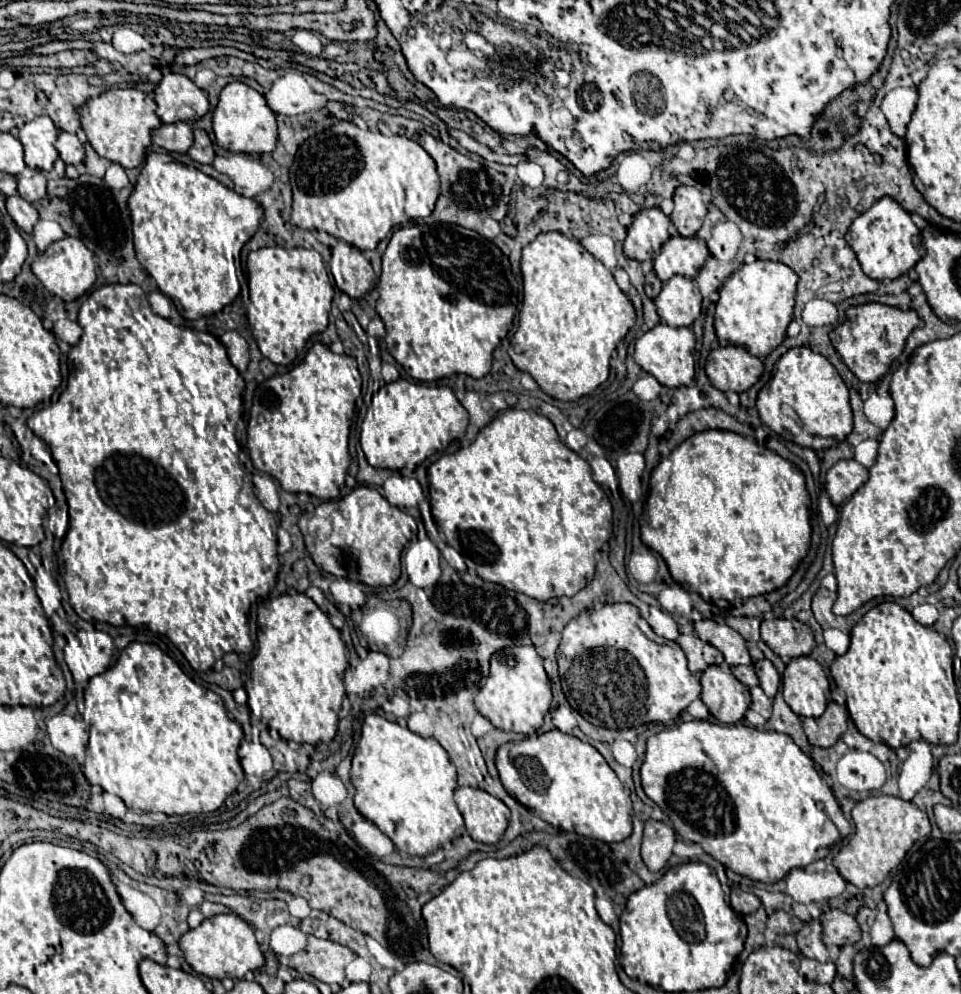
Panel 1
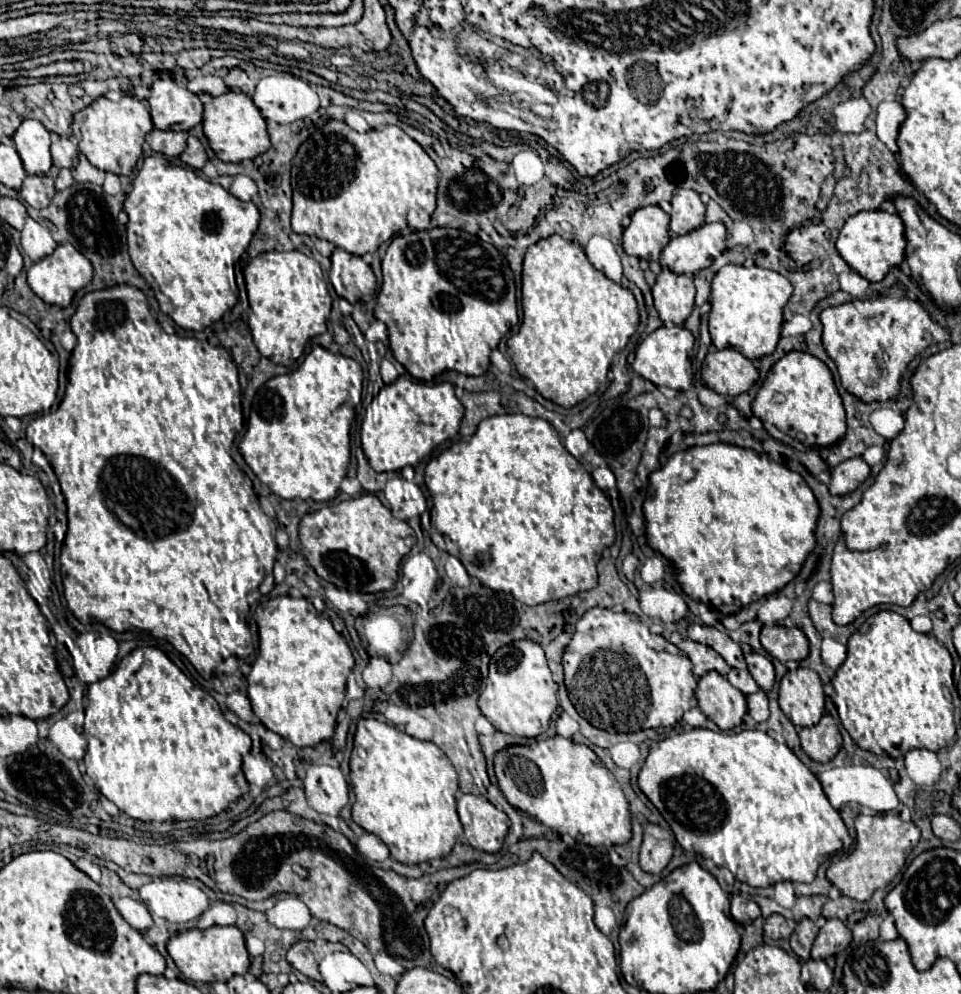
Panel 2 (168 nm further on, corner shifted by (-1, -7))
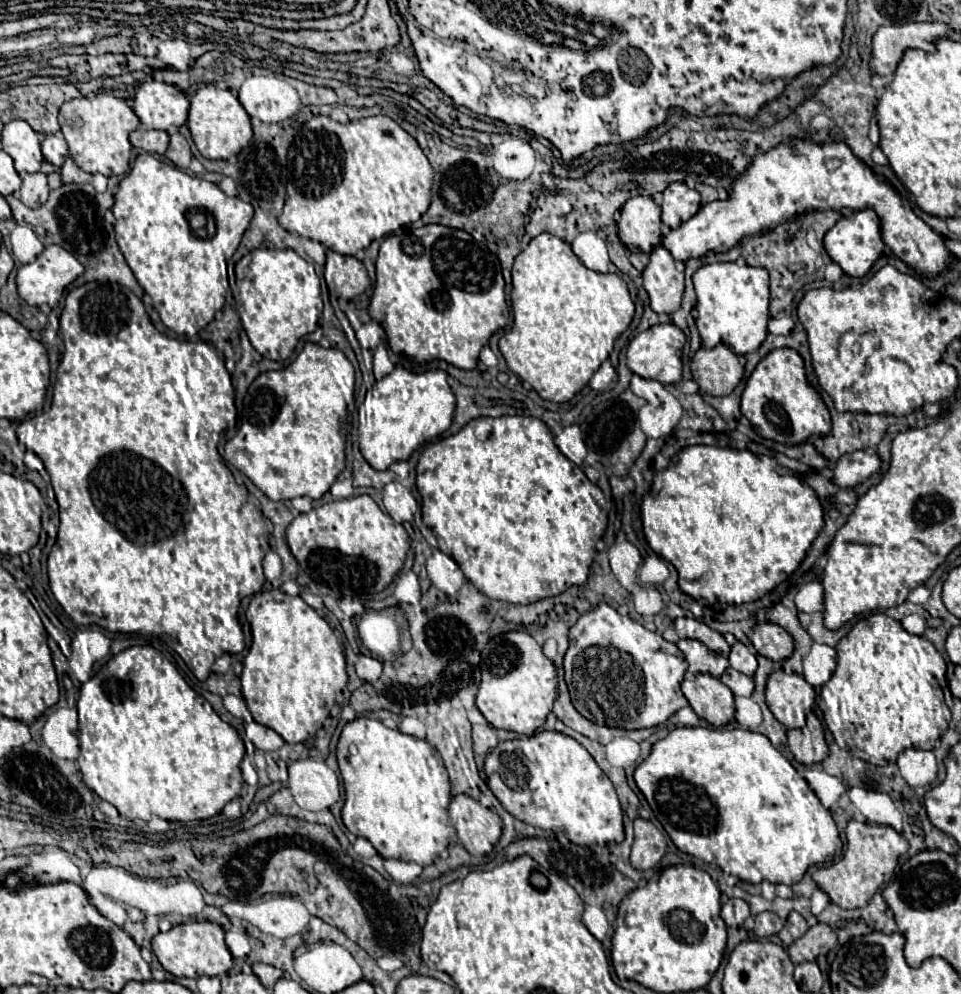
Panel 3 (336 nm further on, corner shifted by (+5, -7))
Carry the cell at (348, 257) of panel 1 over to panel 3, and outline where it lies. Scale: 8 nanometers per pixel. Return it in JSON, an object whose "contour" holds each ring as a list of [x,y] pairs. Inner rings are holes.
{"contour":[[[334,251],[326,255],[325,282],[341,299],[353,299],[371,285],[367,269],[359,259]]]}

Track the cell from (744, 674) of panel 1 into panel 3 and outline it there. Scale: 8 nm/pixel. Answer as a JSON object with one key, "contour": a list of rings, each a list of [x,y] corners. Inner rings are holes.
{"contour":[[[731,667],[725,669],[725,673],[721,675],[721,681],[735,693],[735,695],[743,695],[743,697],[751,697],[753,693],[753,679],[749,675],[743,675]]]}

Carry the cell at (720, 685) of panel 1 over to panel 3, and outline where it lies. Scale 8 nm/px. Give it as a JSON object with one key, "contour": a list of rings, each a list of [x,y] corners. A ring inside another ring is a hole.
{"contour":[[[695,675],[693,679],[685,679],[681,689],[693,711],[713,727],[723,727],[733,719],[733,693],[713,675]]]}

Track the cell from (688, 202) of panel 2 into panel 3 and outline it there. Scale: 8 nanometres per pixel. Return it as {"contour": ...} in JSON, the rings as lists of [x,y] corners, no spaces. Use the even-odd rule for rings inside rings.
{"contour":[[[671,183],[663,191],[663,205],[661,205],[661,221],[677,229],[683,221],[691,219],[701,207],[701,197],[695,189],[689,189],[685,183]]]}

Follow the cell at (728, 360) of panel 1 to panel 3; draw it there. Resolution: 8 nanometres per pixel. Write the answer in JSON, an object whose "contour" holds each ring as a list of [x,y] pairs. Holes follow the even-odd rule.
{"contour":[[[717,345],[713,349],[699,349],[695,353],[691,373],[699,385],[699,391],[721,397],[729,395],[737,387],[743,377],[743,365],[729,347]]]}

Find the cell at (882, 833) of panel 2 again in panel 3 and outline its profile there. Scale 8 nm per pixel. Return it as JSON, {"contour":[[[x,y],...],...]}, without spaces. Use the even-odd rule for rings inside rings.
{"contour":[[[849,821],[845,835],[847,835],[847,851],[843,861],[817,869],[813,873],[813,881],[821,891],[829,895],[831,903],[839,905],[841,909],[857,909],[865,907],[873,897],[873,893],[891,879],[897,861],[901,855],[907,853],[909,843],[893,827],[859,821]]]}

